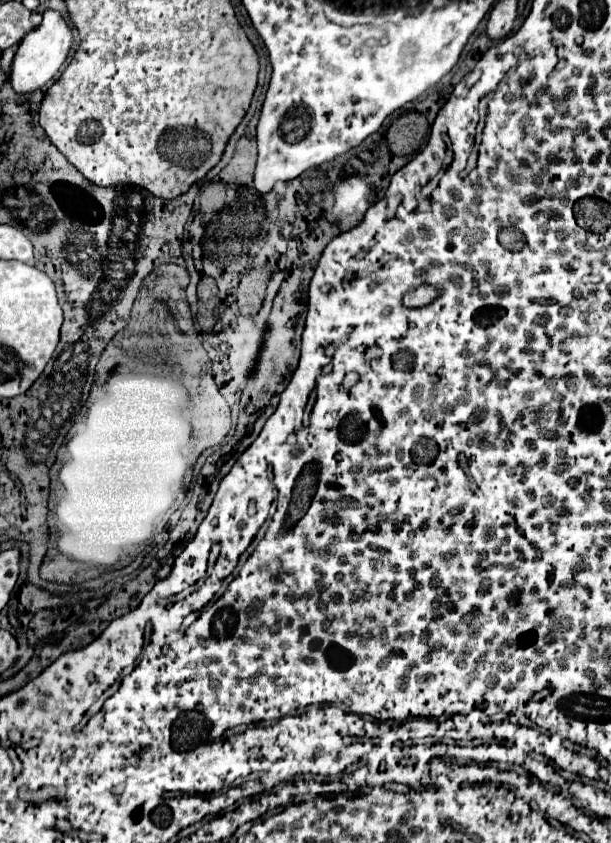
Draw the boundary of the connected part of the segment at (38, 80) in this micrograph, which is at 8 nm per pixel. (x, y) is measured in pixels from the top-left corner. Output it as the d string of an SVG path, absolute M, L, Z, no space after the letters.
M47 10L43 14L41 26L37 30L29 32L21 40L21 44L19 44L17 52L15 52L11 72L9 72L9 82L11 82L13 90L17 94L31 94L37 88L45 86L59 72L63 62L67 60L71 44L73 44L73 30L67 26L65 18L55 10Z

